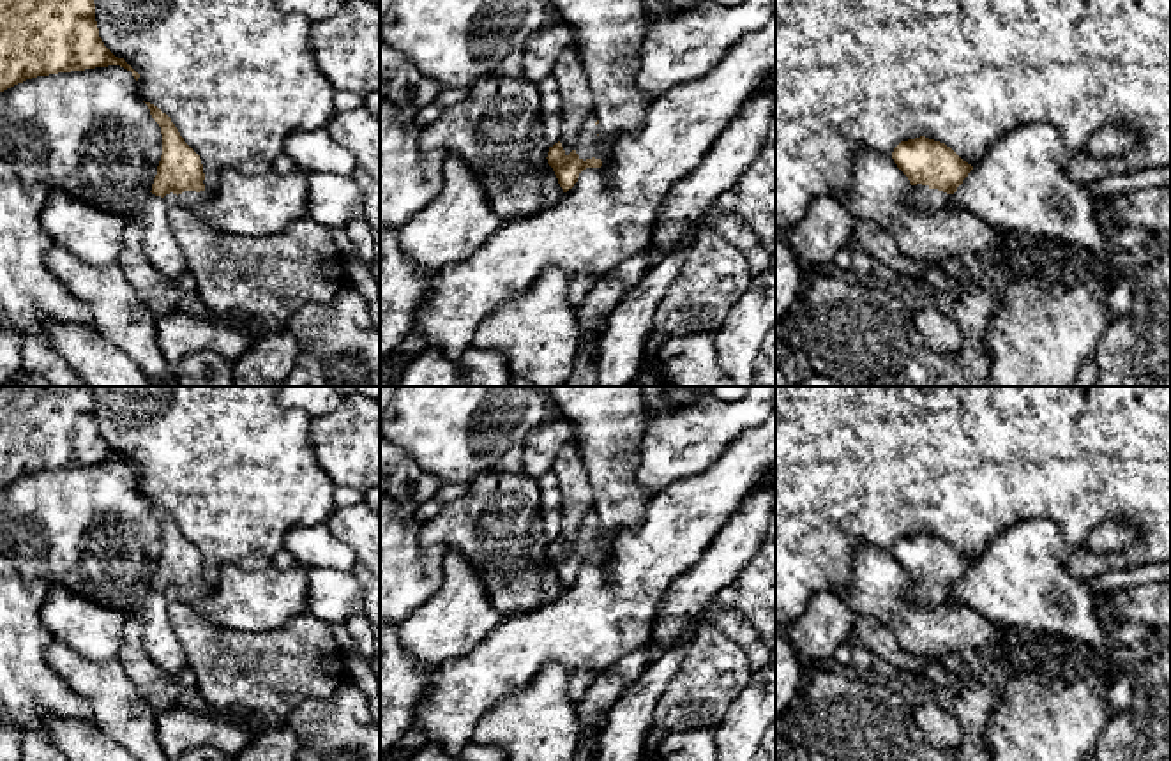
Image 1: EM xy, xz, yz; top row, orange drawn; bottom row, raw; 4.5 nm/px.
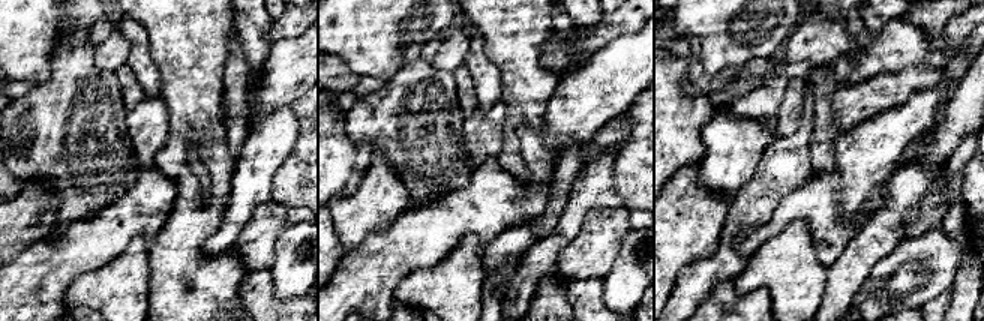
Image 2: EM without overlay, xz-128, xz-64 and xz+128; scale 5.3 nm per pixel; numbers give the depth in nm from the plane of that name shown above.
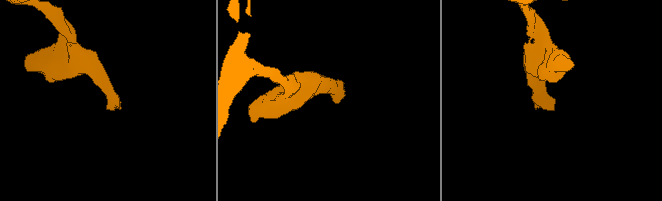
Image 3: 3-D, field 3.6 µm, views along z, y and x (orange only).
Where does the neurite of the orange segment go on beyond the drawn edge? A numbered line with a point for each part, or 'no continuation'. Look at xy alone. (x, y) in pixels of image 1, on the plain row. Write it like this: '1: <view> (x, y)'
1: xy (191, 595)

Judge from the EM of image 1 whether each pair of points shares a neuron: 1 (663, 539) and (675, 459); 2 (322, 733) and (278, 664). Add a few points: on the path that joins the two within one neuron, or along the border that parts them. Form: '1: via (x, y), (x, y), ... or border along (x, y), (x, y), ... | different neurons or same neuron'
1: border along (710, 467), (680, 477), (654, 493) | different neurons
2: border along (341, 685), (329, 696), (306, 698), (285, 719) | different neurons

